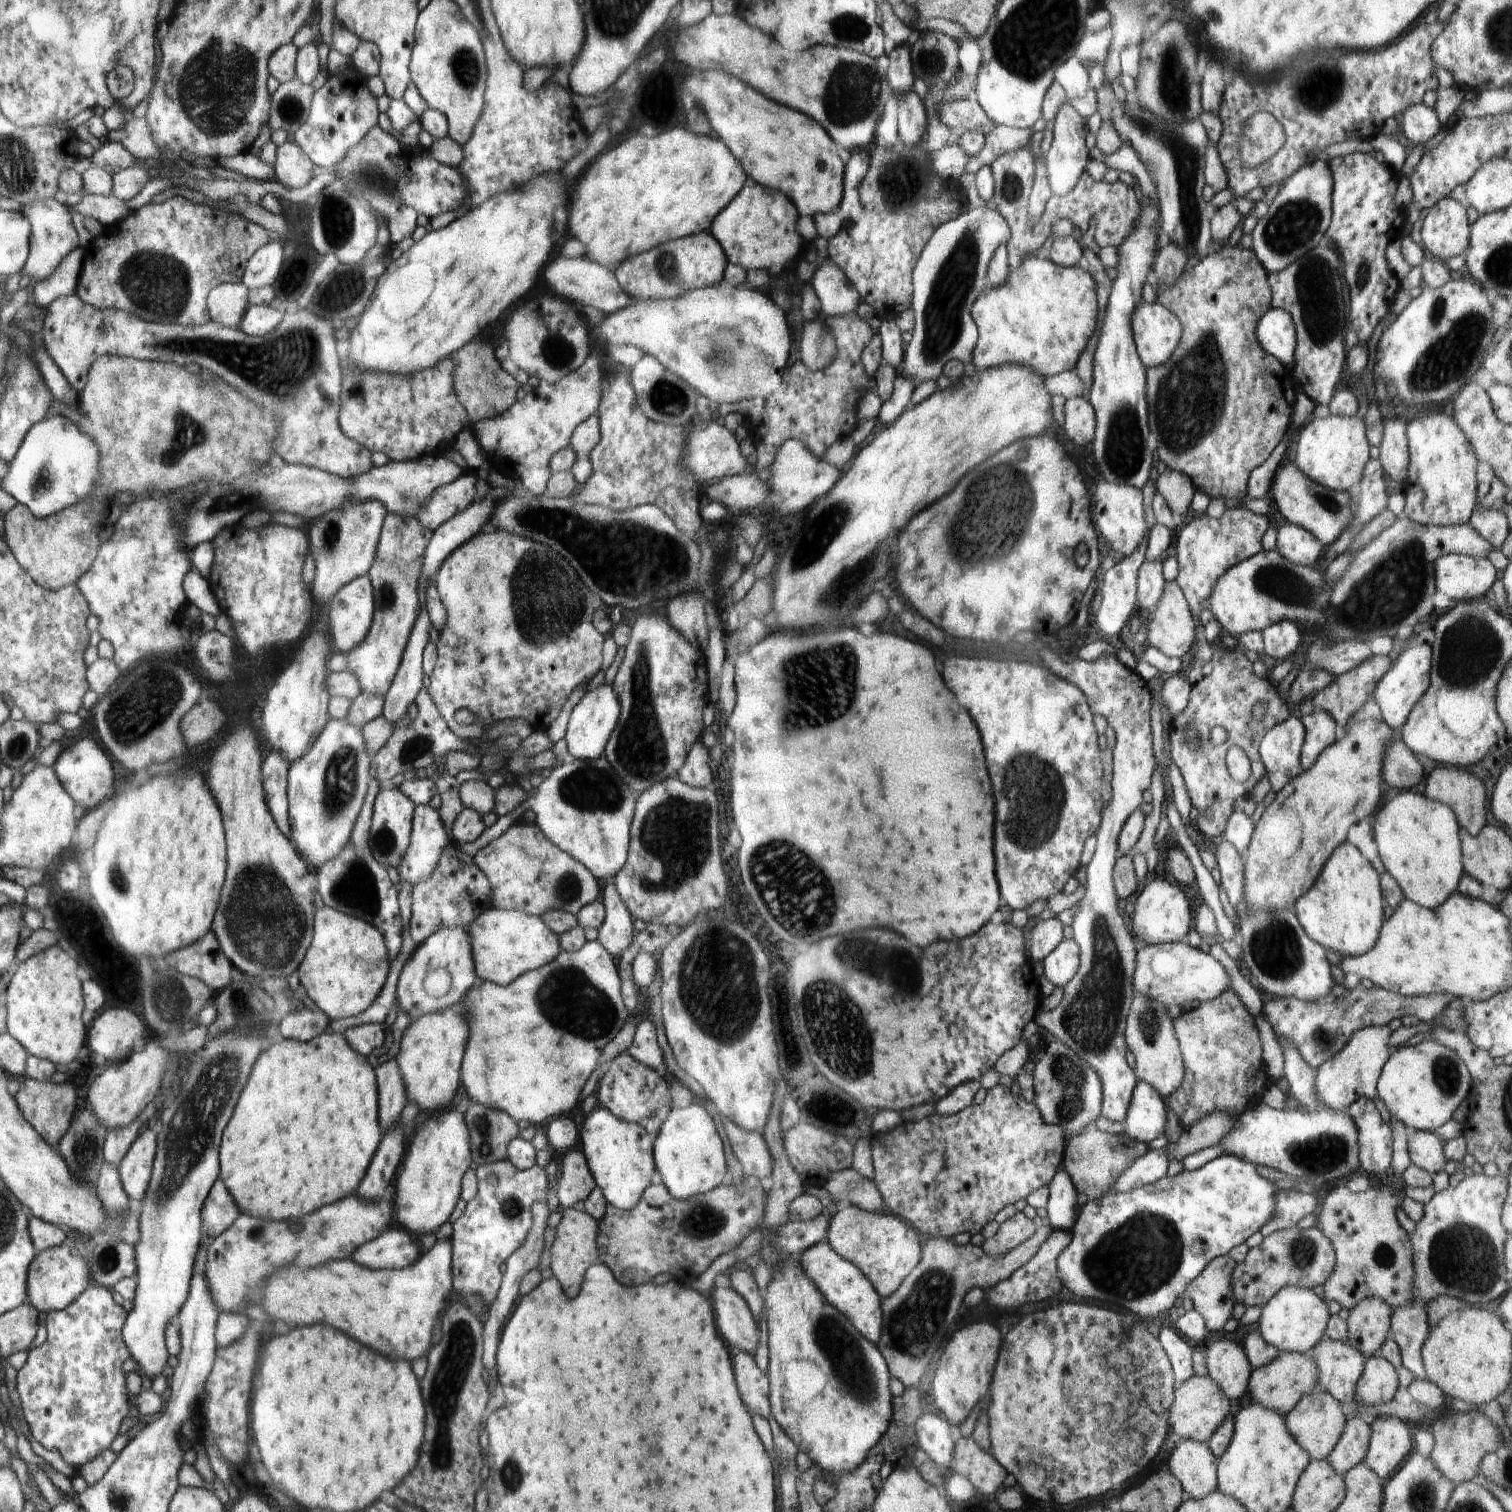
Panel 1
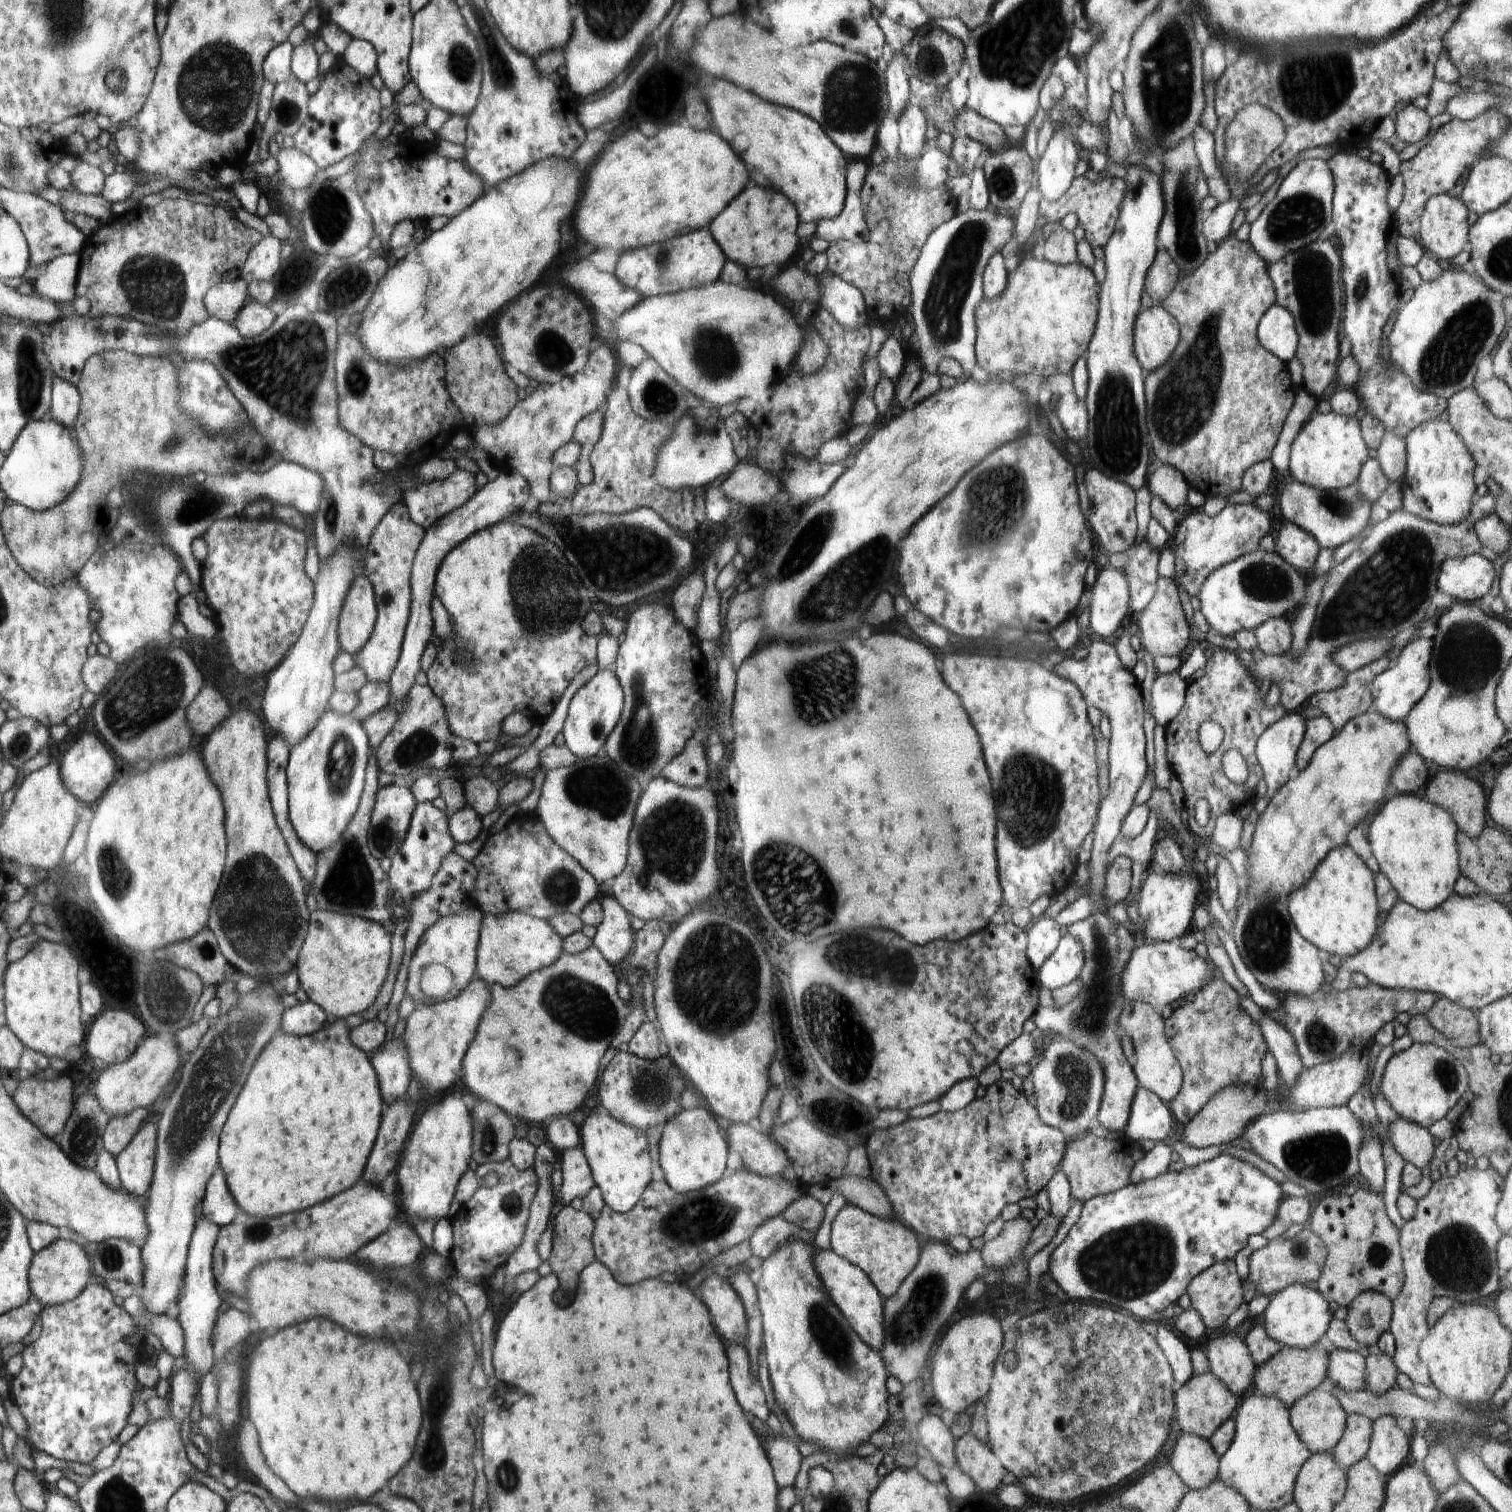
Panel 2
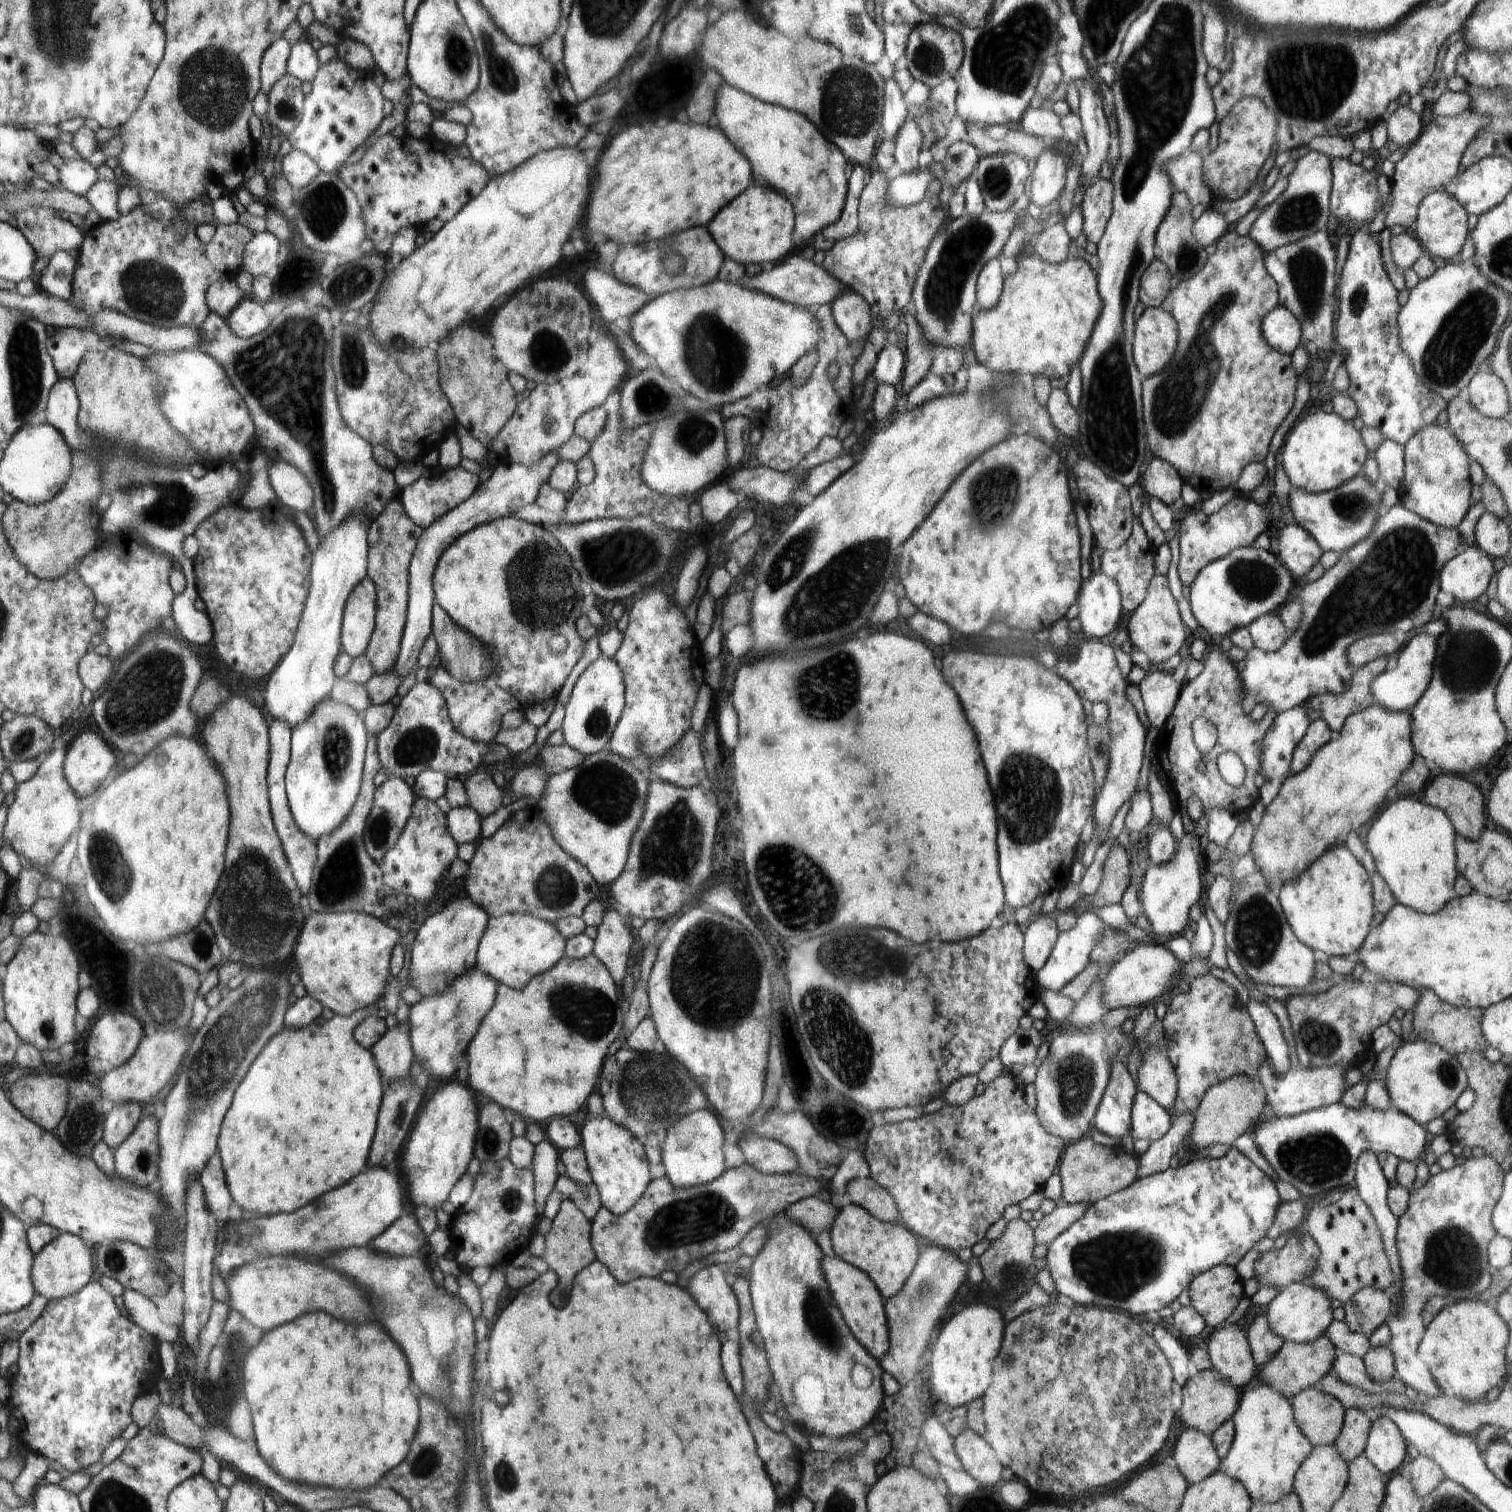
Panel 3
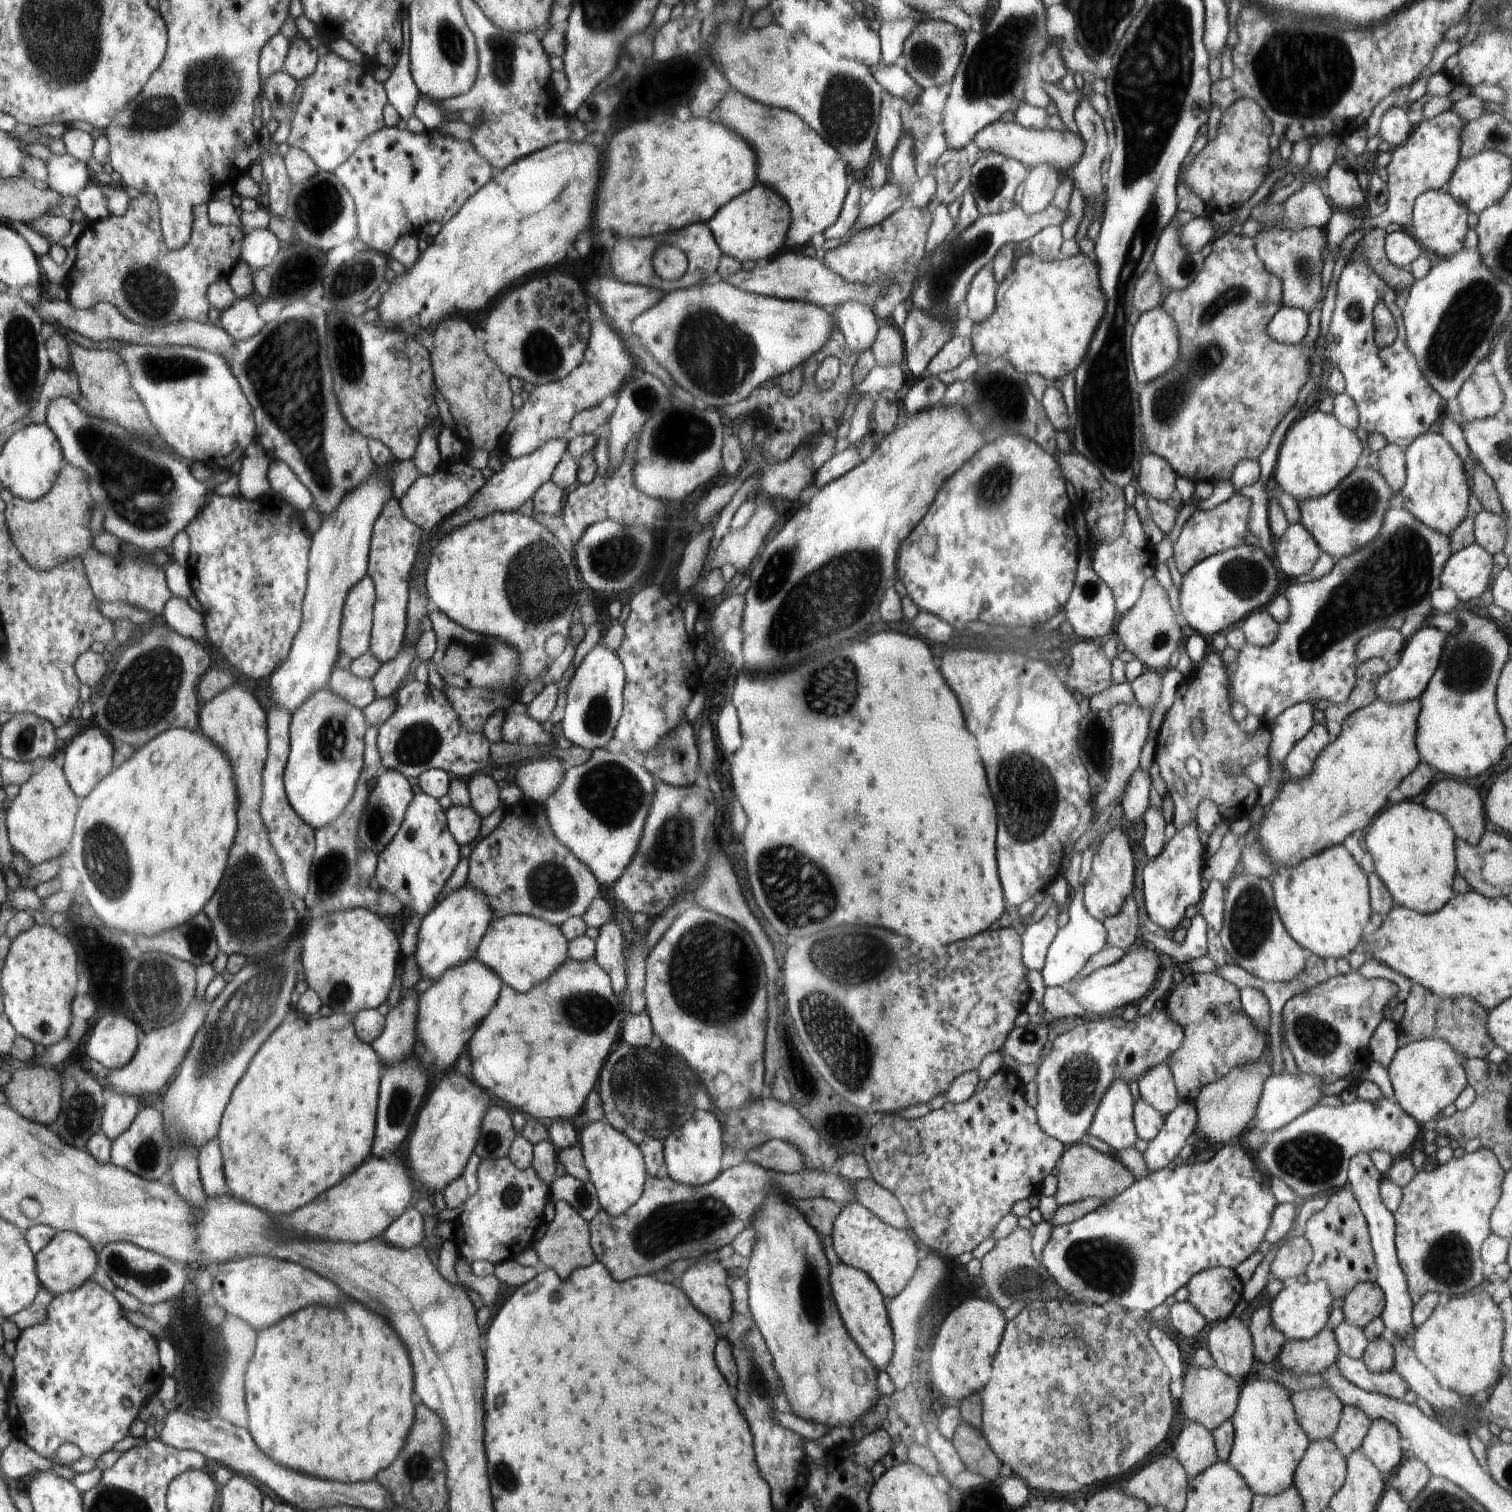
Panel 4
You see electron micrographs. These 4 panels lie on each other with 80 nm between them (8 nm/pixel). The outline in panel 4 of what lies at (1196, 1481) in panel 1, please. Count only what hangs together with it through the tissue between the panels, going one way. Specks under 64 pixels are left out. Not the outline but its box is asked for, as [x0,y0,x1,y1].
[1173,1422,1218,1479]

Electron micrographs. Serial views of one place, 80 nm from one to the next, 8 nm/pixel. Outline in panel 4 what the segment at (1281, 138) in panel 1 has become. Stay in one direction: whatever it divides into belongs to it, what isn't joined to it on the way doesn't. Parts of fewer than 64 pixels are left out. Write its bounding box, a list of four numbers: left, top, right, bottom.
[1184,98,1272,215]

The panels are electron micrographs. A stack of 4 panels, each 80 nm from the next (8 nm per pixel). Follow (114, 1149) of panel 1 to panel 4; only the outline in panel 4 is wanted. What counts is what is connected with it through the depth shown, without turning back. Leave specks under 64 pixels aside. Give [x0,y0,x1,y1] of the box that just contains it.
[101,1093,138,1142]

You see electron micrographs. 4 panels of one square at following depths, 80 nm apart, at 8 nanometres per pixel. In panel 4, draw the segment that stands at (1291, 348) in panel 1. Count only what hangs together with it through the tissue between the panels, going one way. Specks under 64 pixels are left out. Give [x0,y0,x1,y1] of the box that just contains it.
[1268,305,1308,345]

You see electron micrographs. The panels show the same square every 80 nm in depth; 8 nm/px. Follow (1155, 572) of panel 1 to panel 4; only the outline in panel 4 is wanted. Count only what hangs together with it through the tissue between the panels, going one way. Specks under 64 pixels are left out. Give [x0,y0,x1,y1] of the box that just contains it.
[1092,505,1155,615]

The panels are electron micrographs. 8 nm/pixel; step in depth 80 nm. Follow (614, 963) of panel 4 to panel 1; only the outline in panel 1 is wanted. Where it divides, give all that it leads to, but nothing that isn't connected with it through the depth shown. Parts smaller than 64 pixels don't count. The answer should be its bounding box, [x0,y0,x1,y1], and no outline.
[598,881,634,958]

